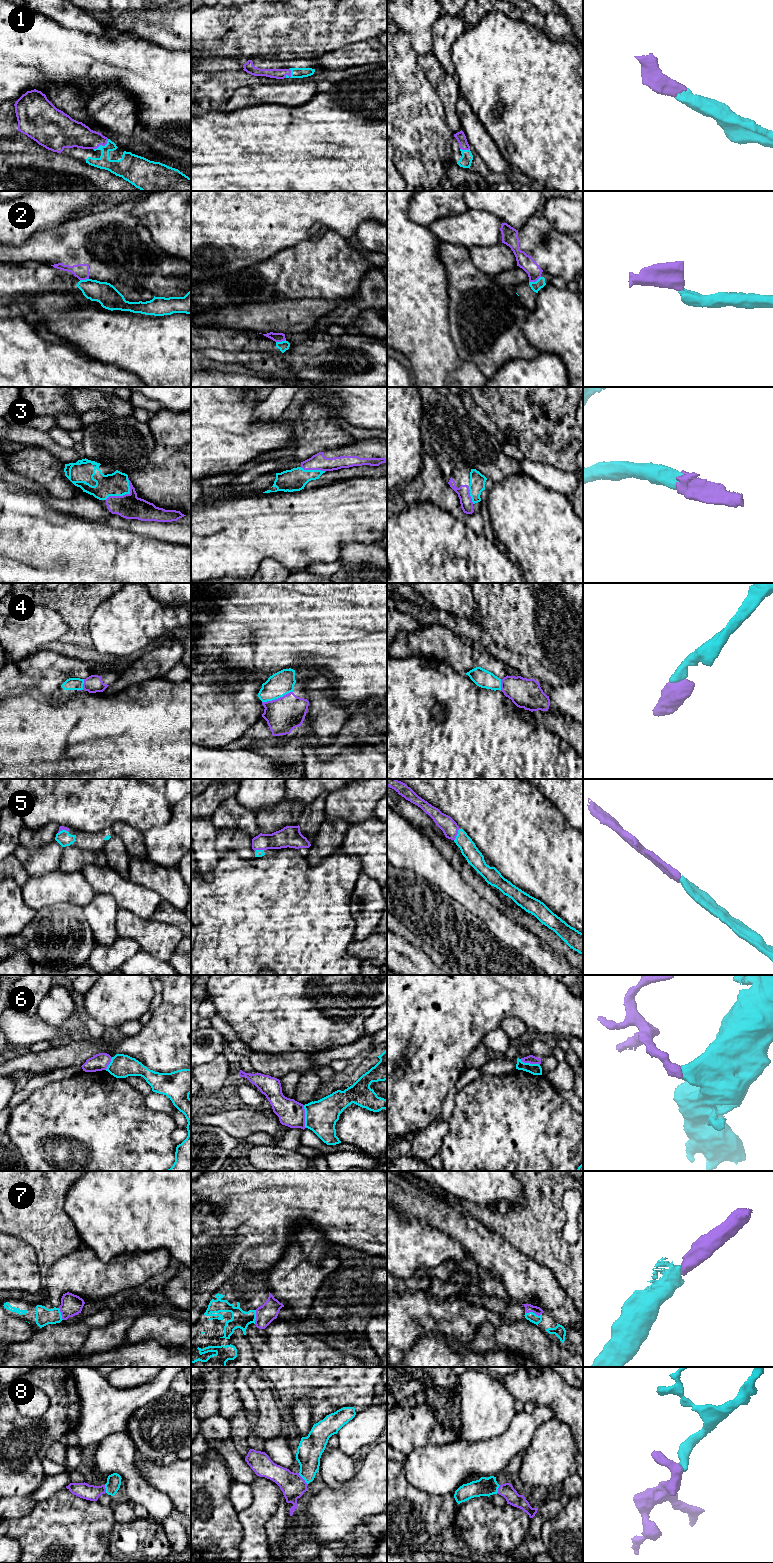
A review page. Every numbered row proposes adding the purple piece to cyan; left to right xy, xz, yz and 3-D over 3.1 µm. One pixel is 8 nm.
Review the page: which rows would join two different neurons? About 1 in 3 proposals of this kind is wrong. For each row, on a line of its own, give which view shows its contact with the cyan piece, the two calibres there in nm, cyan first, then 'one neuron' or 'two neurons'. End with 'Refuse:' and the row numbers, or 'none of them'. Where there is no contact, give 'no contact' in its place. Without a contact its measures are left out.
1: contact in xy; calibres 140 and 200 nm; one neuron
2: contact in yz; calibres 80 and 120 nm; two neurons
3: contact in xy; calibres 190 and 200 nm; one neuron
4: contact in xz; calibres 190 and 280 nm; one neuron
5: contact in yz; calibres 140 and 130 nm; one neuron
6: contact in xz; calibres 260 and 220 nm; two neurons
7: contact in yz; calibres 80 and 70 nm; one neuron
8: contact in xz; calibres 200 and 200 nm; one neuron
Refuse: 2, 6

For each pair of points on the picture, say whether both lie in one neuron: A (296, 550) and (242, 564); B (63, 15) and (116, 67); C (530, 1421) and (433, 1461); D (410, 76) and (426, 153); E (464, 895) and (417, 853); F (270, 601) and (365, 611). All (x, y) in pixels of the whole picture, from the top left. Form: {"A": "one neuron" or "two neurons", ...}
{"A": "one neuron", "B": "two neurons", "C": "one neuron", "D": "one neuron", "E": "one neuron", "F": "one neuron"}

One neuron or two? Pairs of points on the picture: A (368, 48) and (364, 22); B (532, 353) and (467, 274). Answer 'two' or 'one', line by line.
A: two
B: one

